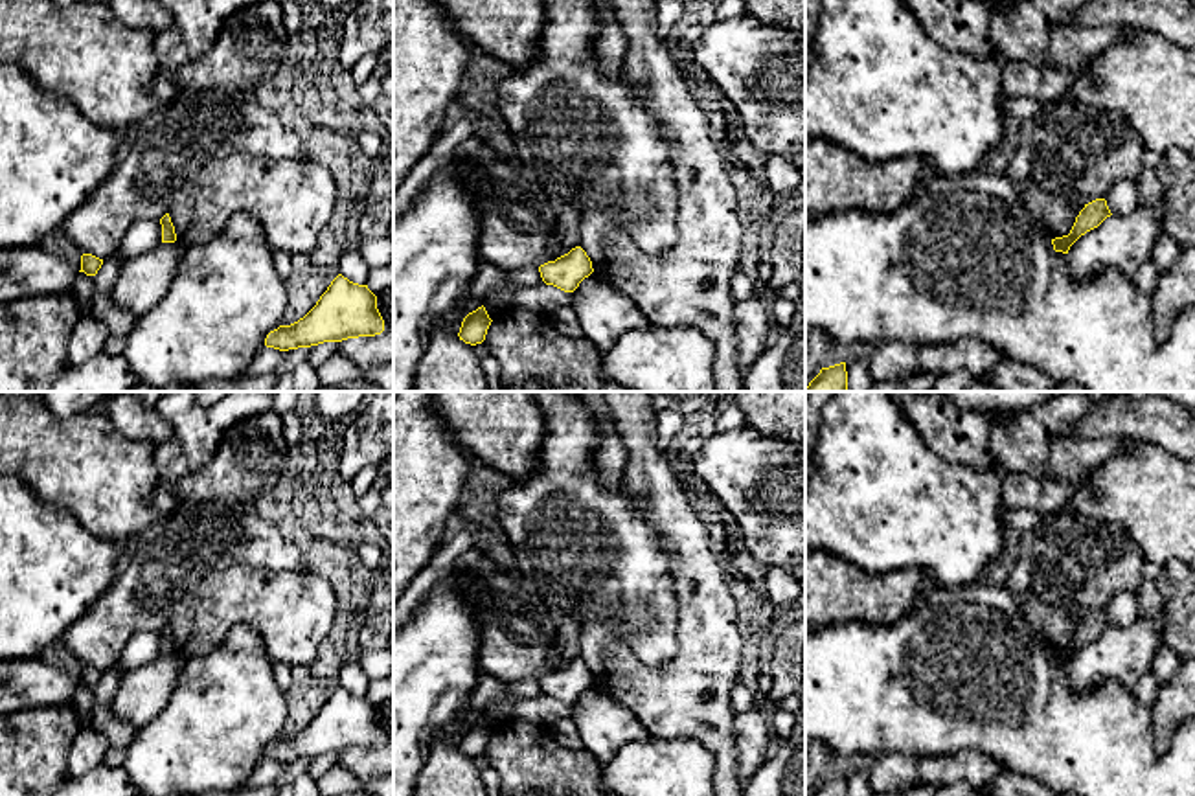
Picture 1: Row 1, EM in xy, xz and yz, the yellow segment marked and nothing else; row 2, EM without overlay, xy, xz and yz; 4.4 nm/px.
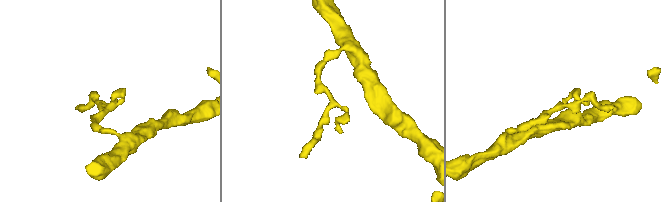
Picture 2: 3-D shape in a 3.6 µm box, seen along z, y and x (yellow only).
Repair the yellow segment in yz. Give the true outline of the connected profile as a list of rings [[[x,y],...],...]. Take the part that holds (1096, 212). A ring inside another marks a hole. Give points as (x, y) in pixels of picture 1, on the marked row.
[[[1096,199],[1079,211],[1076,222],[1068,235],[1052,239],[1053,250],[1068,254],[1070,246],[1087,232],[1098,228],[1107,217],[1110,217],[1110,210],[1105,199]]]

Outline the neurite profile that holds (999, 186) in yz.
[[[985,167],[960,176],[945,176],[928,171],[917,182],[910,199],[919,195],[949,195],[963,189],[1000,199],[1015,208],[1024,206],[1013,180],[1007,175],[996,175],[987,171]]]

